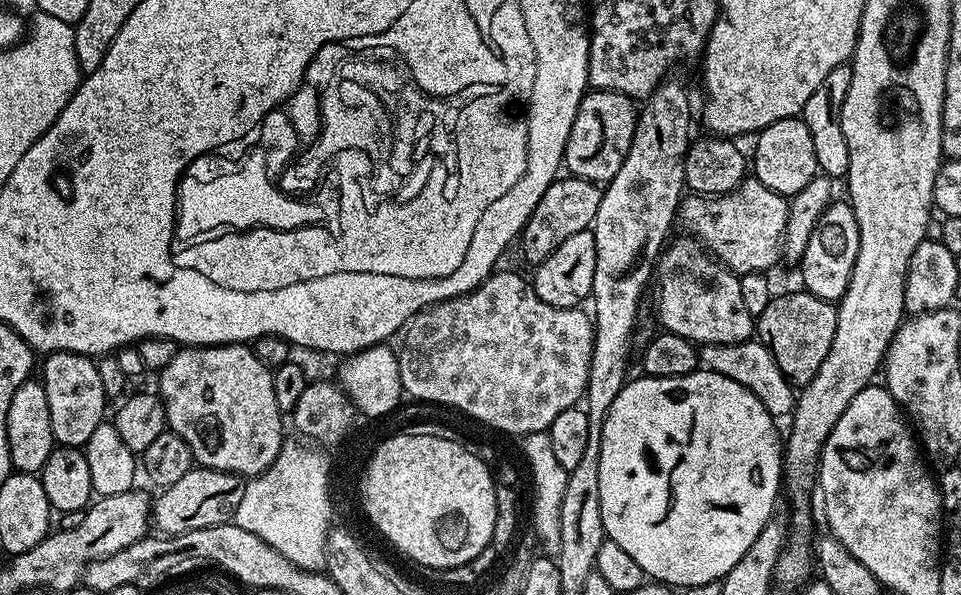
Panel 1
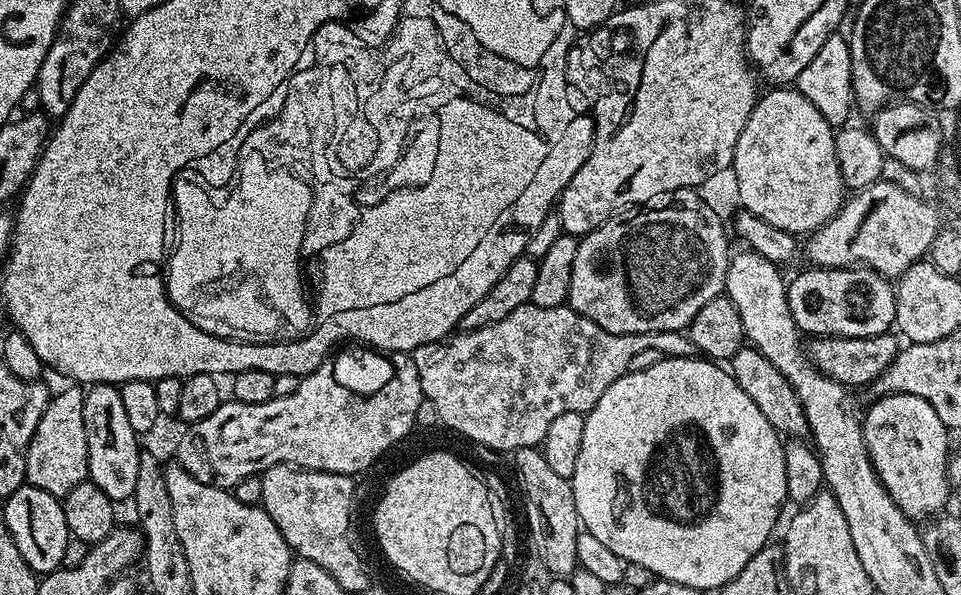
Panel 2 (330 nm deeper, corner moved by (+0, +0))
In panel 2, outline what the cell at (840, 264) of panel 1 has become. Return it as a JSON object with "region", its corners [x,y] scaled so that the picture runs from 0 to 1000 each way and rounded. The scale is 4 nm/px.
{"region":[[[848,447],[838,449],[838,457],[832,457],[828,466],[819,472],[820,479],[820,513],[822,514],[822,528],[826,534],[829,551],[834,560],[840,561],[842,566],[850,565],[888,565],[889,568],[901,568],[909,561],[918,561],[925,556],[932,541],[932,487],[929,472],[925,466],[914,461],[908,450],[902,447],[888,447],[886,450],[850,450]]]}

